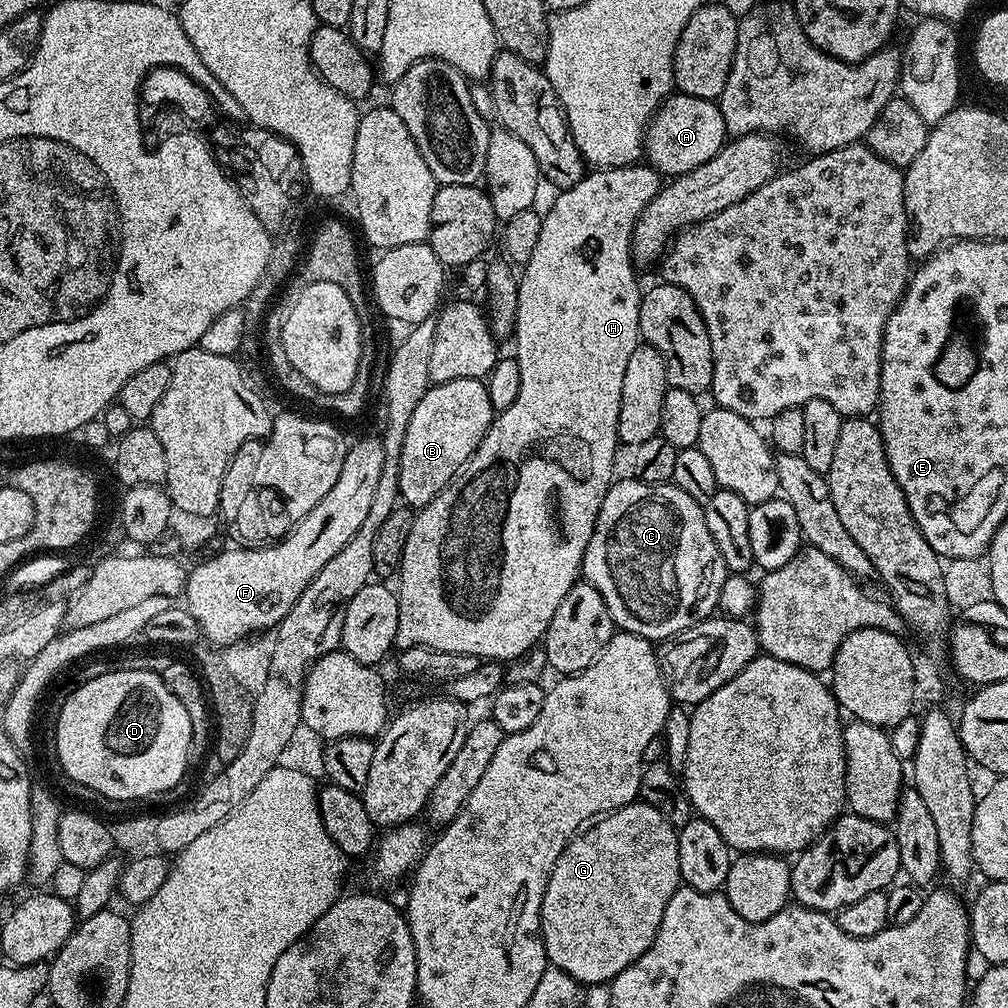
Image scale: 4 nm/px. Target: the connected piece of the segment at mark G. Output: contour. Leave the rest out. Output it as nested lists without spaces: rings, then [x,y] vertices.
[[[633,802],[621,808],[615,808],[612,812],[599,817],[591,826],[585,827],[583,831],[573,836],[572,841],[566,846],[566,850],[562,850],[562,854],[548,879],[546,894],[542,898],[540,937],[544,940],[544,952],[548,955],[548,963],[551,967],[570,974],[570,978],[574,978],[581,986],[607,985],[618,974],[622,974],[622,970],[626,970],[626,966],[630,966],[638,957],[646,954],[646,950],[652,945],[658,934],[662,914],[666,914],[666,902],[670,902],[670,898],[682,884],[678,870],[678,838],[676,834],[677,829],[673,828],[670,822],[666,822],[666,818],[662,818],[662,814],[658,814],[658,810],[654,810],[654,806],[643,802]]]

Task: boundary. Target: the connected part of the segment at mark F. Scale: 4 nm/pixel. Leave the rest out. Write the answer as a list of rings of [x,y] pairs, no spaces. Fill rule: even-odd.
[[[379,435],[364,436],[357,444],[349,447],[346,458],[342,462],[342,474],[338,474],[338,482],[330,486],[330,494],[306,514],[297,524],[284,535],[283,540],[277,540],[274,544],[266,544],[262,548],[245,548],[232,546],[229,552],[220,552],[209,560],[204,560],[196,569],[187,573],[186,607],[192,613],[192,617],[198,622],[203,639],[209,645],[227,646],[243,641],[251,632],[264,632],[275,629],[276,625],[286,618],[286,614],[298,602],[302,590],[310,586],[310,582],[358,534],[358,526],[366,522],[366,514],[370,514],[370,505],[374,498],[374,489],[378,486],[378,478],[382,476],[384,465],[384,442]]]

